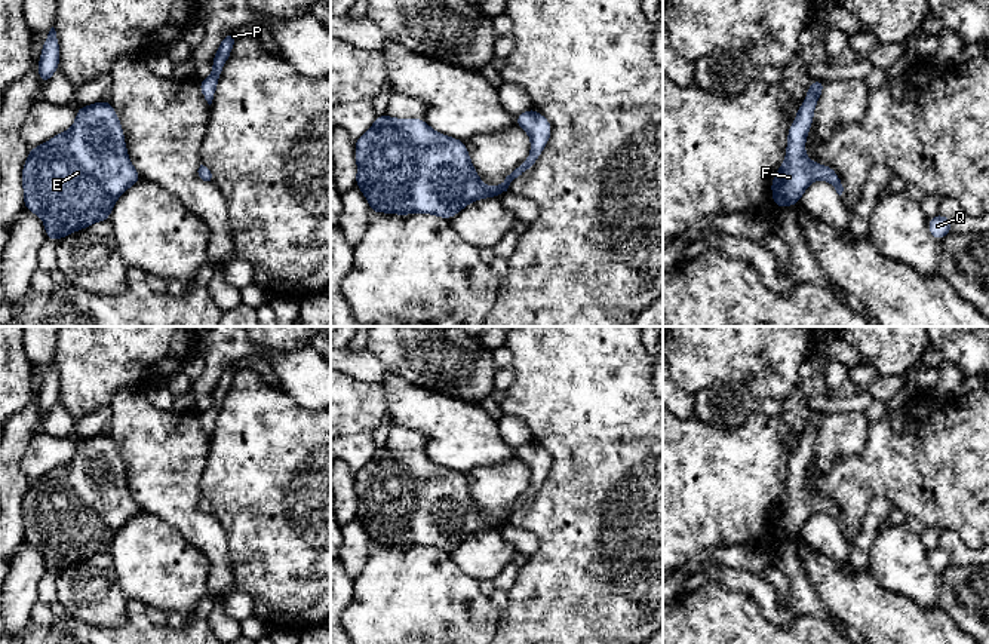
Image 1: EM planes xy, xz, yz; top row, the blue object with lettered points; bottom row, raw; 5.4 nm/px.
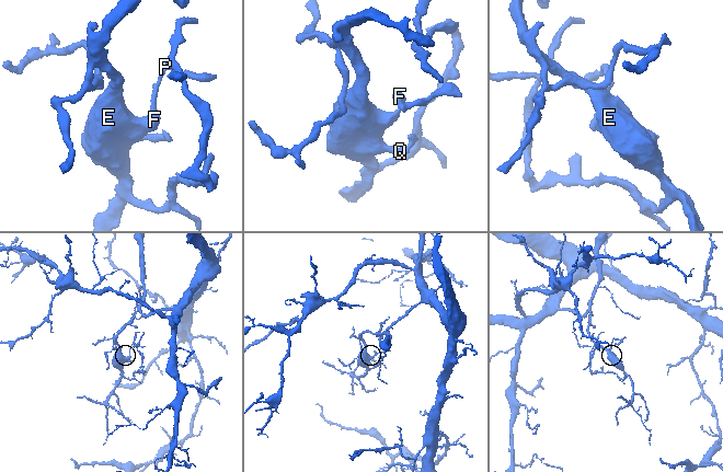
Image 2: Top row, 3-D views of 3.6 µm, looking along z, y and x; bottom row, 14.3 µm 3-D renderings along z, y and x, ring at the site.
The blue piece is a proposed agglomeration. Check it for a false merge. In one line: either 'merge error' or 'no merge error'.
no merge error

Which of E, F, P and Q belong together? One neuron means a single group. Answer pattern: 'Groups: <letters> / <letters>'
Groups: E F P Q

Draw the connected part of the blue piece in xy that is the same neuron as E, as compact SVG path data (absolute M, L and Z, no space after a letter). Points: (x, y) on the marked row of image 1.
M111 102L79 107L71 129L30 148L21 174L24 206L44 223L46 237L58 242L65 234L108 221L117 199L142 177L128 156L125 134Z

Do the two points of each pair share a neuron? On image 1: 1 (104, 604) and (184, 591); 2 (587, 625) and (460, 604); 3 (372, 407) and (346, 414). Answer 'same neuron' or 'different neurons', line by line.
1: different neurons
2: different neurons
3: same neuron

